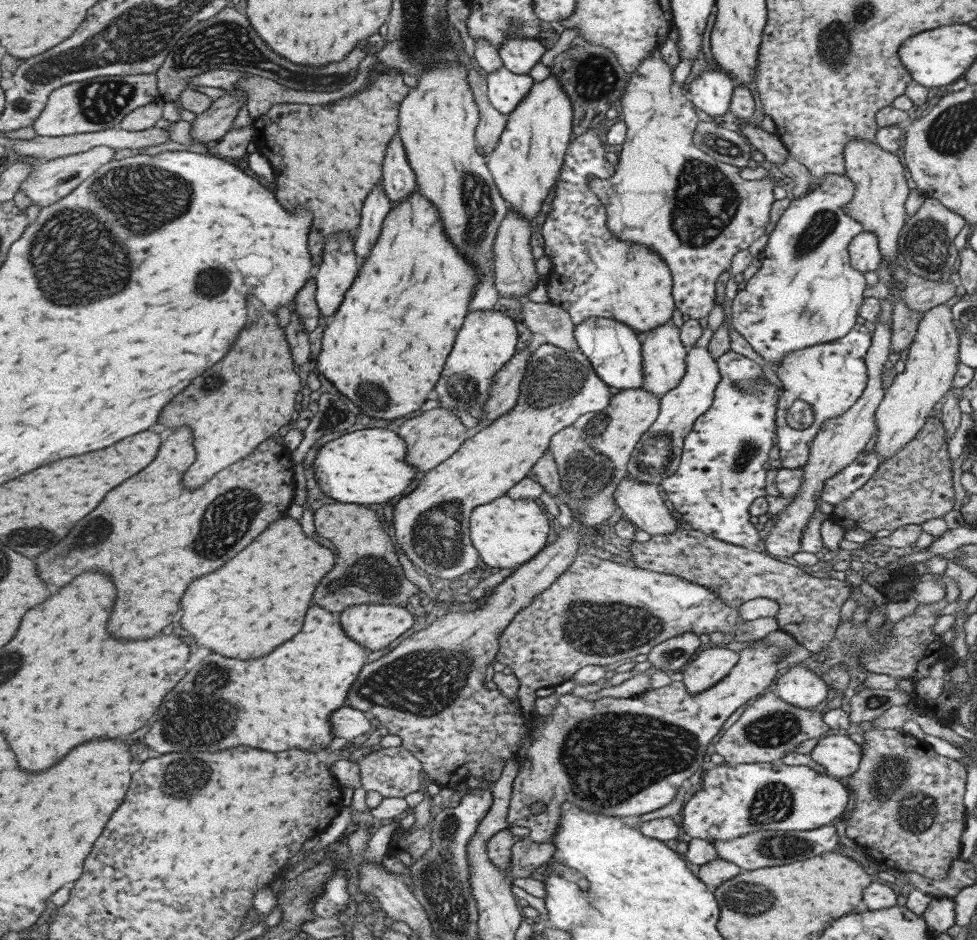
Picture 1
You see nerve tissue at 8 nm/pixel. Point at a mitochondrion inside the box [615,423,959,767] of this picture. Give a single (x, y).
(773, 729)

